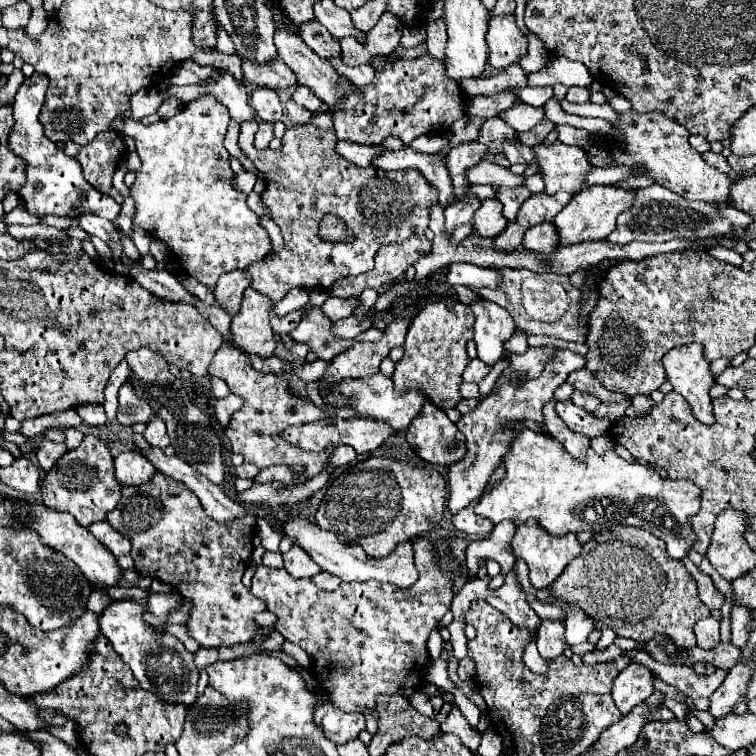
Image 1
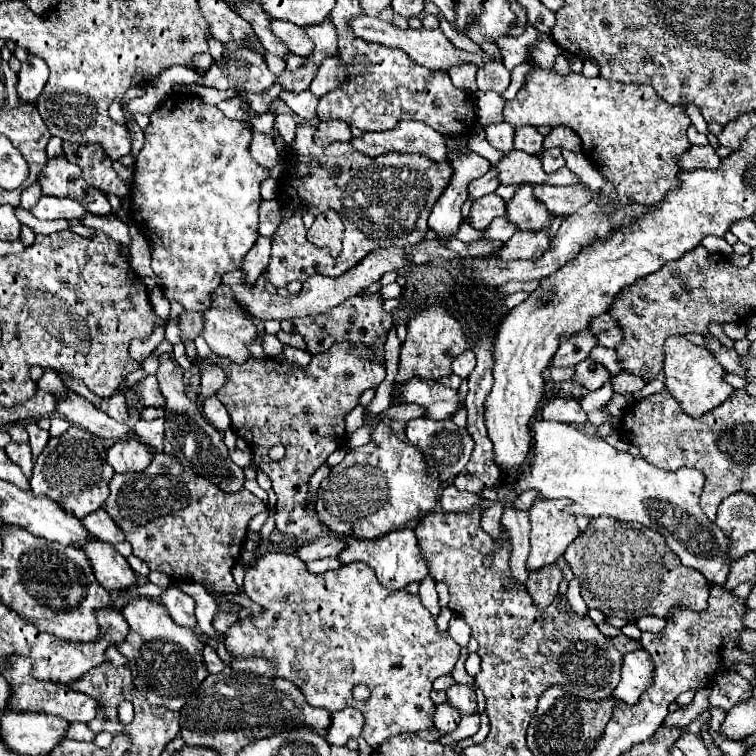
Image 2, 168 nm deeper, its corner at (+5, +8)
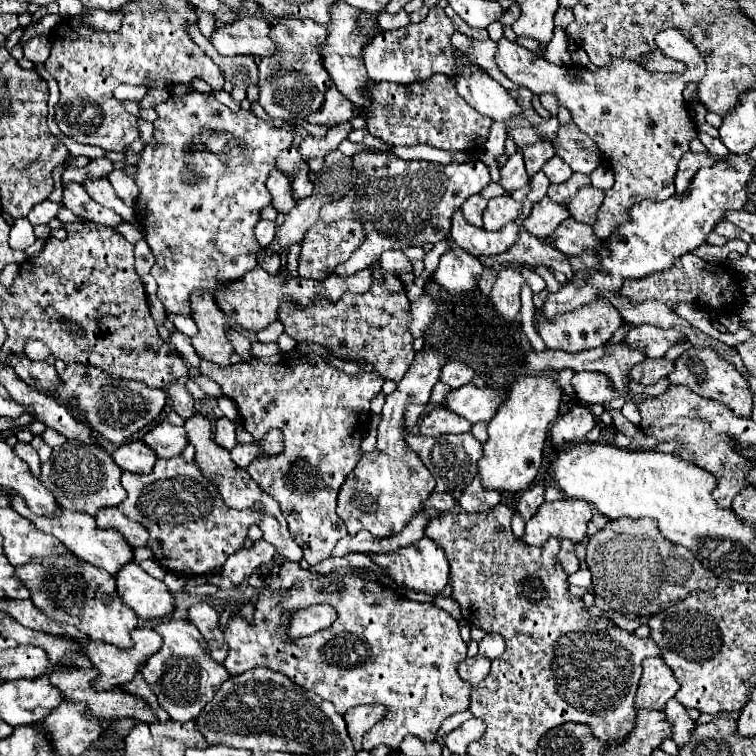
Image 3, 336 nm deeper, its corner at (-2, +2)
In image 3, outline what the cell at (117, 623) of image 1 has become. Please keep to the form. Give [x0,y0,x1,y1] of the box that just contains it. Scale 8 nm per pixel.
[142,620,230,722]

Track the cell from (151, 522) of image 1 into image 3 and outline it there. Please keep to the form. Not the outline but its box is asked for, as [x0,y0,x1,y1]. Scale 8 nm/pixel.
[118,456,258,576]

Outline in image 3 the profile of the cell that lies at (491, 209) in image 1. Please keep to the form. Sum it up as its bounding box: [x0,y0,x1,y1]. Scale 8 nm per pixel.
[484,196,522,230]

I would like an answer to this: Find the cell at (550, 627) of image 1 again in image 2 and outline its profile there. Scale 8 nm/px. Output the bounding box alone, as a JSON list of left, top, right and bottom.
[527,564,563,612]

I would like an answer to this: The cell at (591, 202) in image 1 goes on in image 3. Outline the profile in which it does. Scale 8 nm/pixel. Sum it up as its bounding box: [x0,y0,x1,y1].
[490,268,524,322]

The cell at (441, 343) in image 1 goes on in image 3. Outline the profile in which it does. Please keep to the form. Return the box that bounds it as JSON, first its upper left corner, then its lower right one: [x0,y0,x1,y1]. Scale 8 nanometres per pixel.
[338,350,450,538]

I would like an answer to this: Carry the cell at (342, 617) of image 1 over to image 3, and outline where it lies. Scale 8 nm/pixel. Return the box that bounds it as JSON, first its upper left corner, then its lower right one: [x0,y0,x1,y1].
[224,576,470,751]

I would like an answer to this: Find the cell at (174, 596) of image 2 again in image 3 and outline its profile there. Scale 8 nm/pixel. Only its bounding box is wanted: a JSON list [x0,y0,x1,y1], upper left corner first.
[190,602,228,662]

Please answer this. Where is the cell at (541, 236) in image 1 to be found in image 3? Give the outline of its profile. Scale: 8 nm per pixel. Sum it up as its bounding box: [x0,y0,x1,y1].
[450,208,518,258]

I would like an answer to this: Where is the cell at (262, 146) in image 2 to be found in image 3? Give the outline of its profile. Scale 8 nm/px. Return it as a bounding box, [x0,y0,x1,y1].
[266,170,294,214]

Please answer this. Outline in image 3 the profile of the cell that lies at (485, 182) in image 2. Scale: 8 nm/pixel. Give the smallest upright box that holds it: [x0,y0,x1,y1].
[500,150,530,194]

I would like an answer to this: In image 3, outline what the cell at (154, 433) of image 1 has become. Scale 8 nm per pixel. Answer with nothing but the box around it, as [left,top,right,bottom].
[144,422,188,458]

